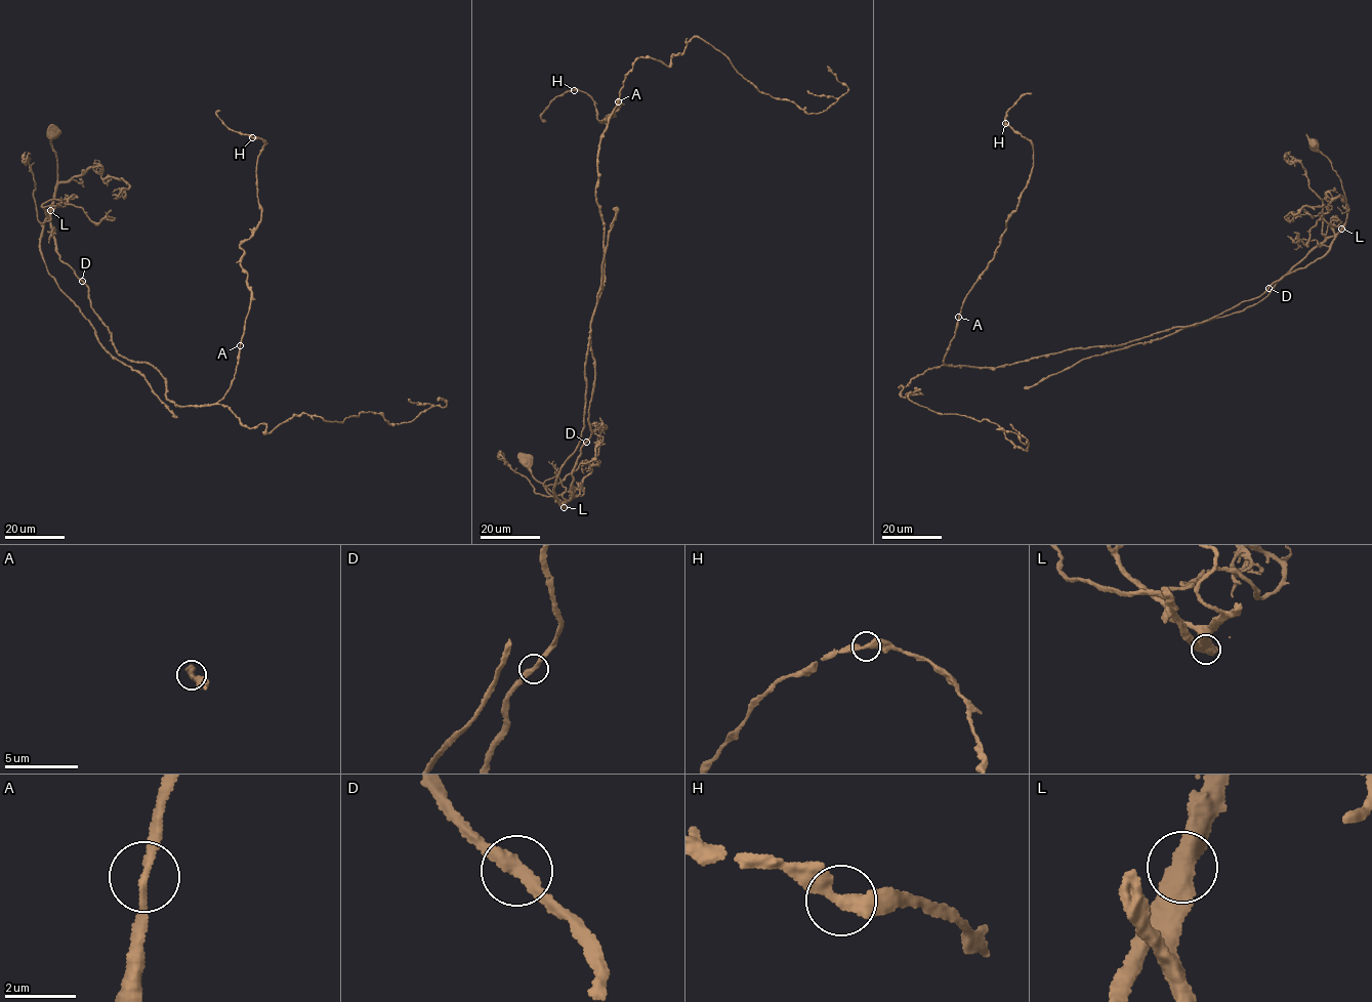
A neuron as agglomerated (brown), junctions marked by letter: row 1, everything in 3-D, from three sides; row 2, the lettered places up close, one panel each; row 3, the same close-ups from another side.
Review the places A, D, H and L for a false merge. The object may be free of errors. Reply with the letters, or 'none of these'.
L

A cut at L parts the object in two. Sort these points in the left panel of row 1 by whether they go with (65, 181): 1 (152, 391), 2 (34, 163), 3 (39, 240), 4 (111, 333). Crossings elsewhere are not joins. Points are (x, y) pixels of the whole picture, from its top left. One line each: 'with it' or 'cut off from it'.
1: cut off from it
2: cut off from it
3: cut off from it
4: with it

